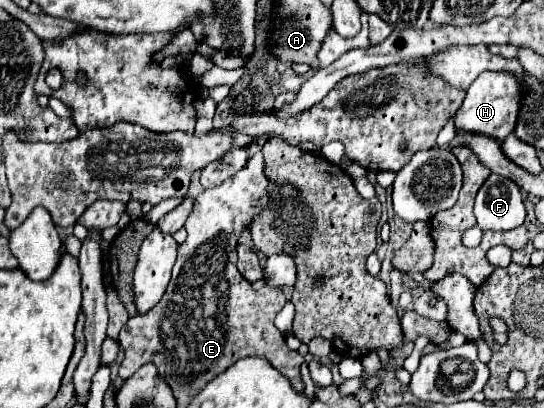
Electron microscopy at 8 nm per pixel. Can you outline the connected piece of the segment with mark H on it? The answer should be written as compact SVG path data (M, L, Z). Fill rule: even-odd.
M484 71L466 91L466 99L458 113L454 115L456 129L464 129L470 133L484 133L498 141L504 141L516 129L520 103L526 95L524 79L508 73L508 71Z

